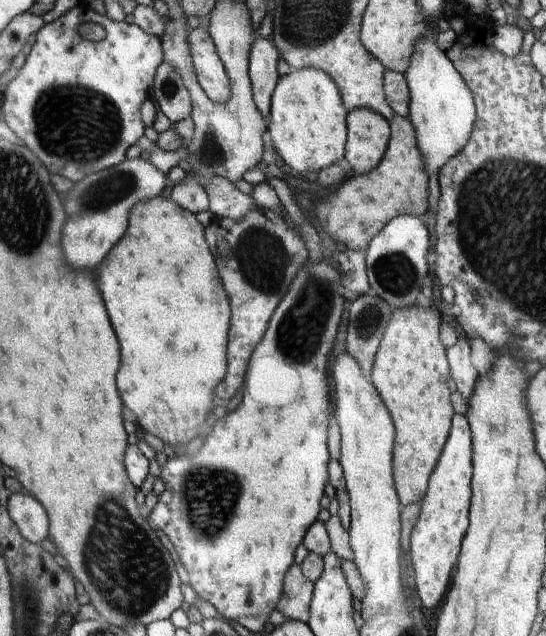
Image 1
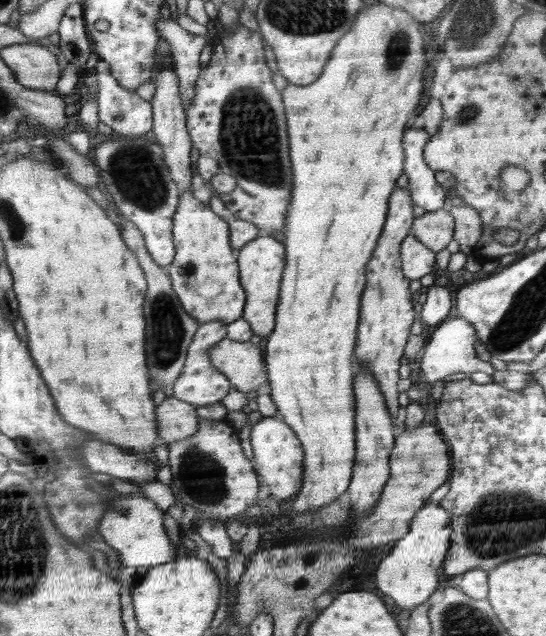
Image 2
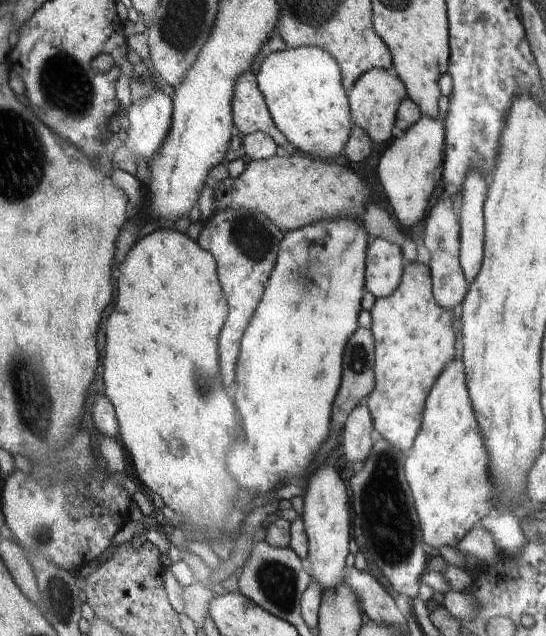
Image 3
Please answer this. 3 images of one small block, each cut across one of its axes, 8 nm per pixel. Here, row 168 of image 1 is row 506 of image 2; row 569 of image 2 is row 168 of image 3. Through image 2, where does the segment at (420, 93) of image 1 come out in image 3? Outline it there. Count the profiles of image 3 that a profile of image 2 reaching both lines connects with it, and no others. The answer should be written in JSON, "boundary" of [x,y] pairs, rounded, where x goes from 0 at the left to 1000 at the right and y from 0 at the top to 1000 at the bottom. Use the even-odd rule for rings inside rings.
{"boundary":[[[771,179],[773,186],[740,206],[736,219],[725,219],[701,231],[696,236],[696,255],[692,255],[690,270],[696,281],[696,291],[700,291],[707,310],[711,311],[714,322],[718,324],[729,346],[742,355],[755,355],[762,349],[769,349],[780,336],[780,327],[784,327],[784,318],[795,305],[795,270],[799,264],[810,258],[813,252],[813,226],[817,226],[817,217],[813,217],[813,198],[806,189]]]}

